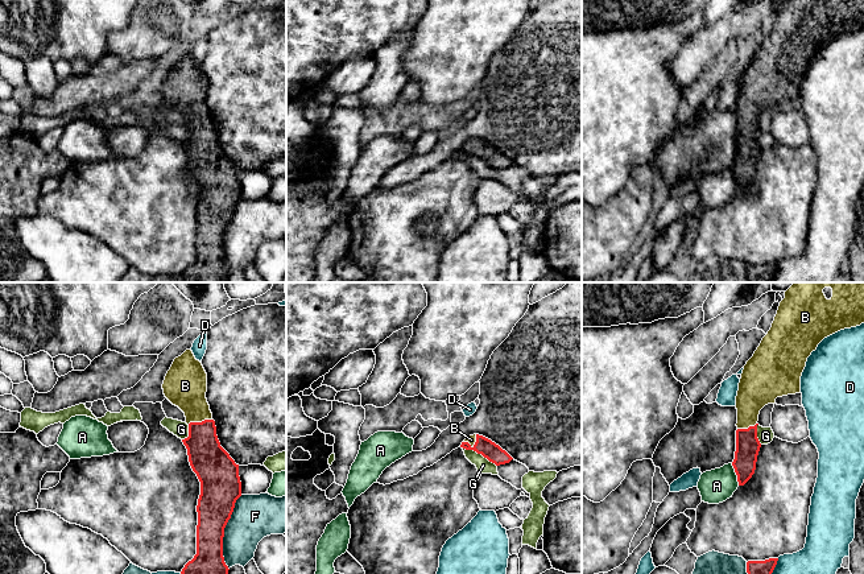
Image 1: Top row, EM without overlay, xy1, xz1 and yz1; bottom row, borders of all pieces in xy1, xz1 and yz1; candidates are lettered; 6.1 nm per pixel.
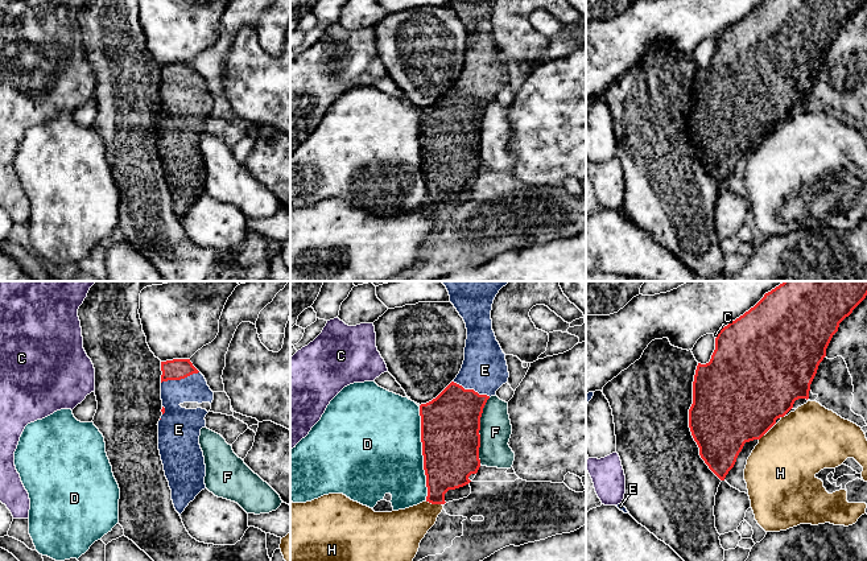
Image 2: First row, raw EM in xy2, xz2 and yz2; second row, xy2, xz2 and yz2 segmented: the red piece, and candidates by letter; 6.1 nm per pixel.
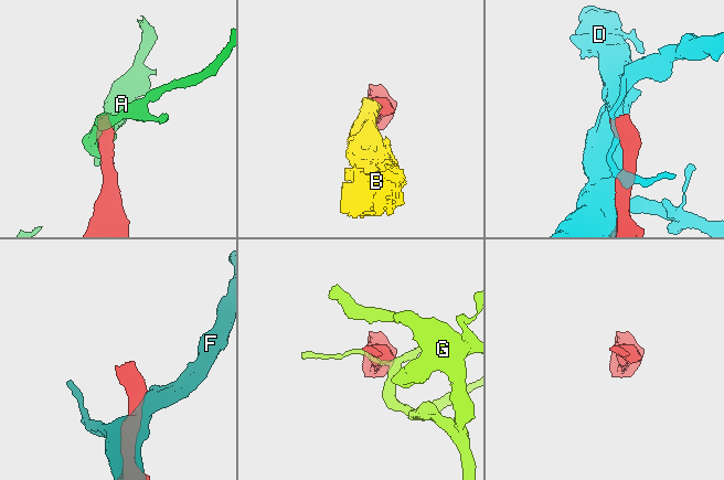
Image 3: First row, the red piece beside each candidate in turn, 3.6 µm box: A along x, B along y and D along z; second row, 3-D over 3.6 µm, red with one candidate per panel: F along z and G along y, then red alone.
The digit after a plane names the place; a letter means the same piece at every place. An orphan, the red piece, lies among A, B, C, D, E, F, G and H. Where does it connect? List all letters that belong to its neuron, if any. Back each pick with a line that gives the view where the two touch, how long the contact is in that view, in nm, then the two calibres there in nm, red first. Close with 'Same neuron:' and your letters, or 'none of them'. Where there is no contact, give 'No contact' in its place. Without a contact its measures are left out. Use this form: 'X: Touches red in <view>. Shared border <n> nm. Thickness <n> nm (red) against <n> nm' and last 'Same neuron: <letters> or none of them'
B: Touches red in xy1. Shared border 160 nm. Thickness 220 nm (red) against 260 nm
E: Touches red in xy2. Shared border 240 nm. Thickness 130 nm (red) against 170 nm
Same neuron: B, E

